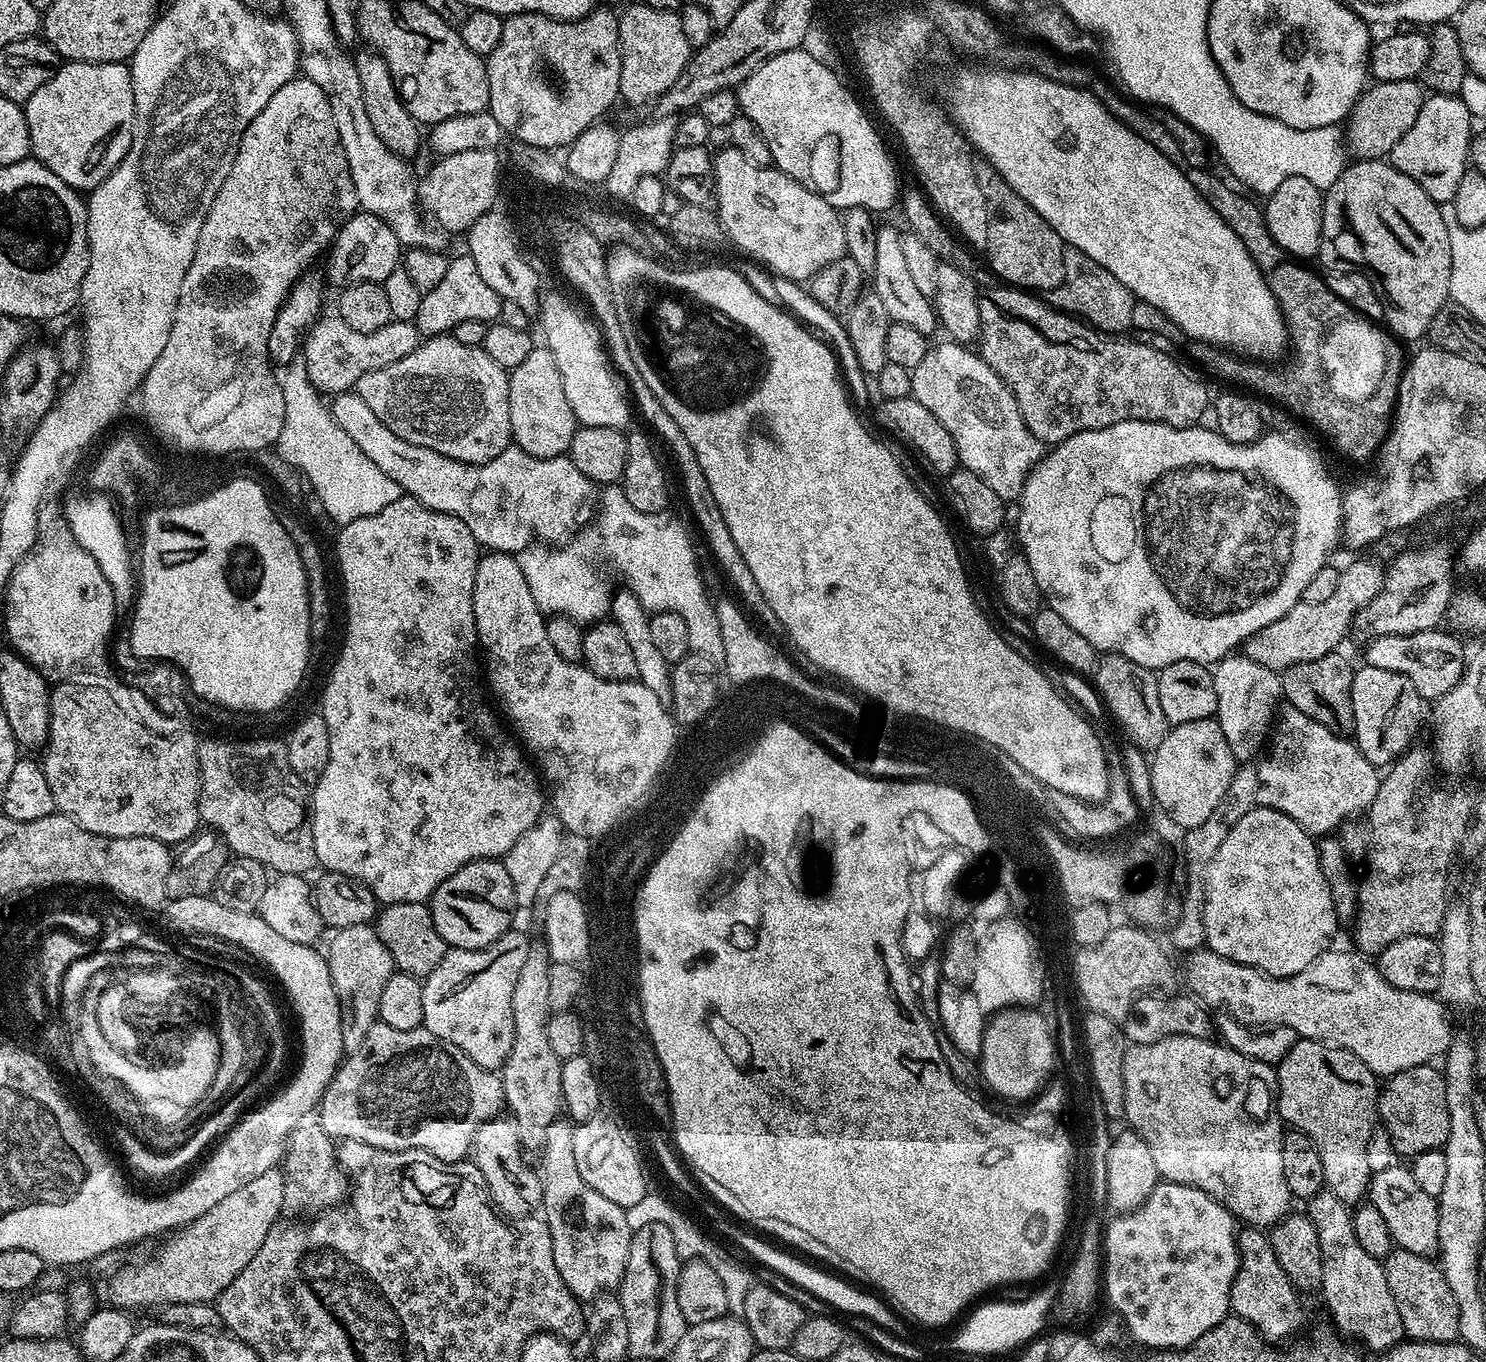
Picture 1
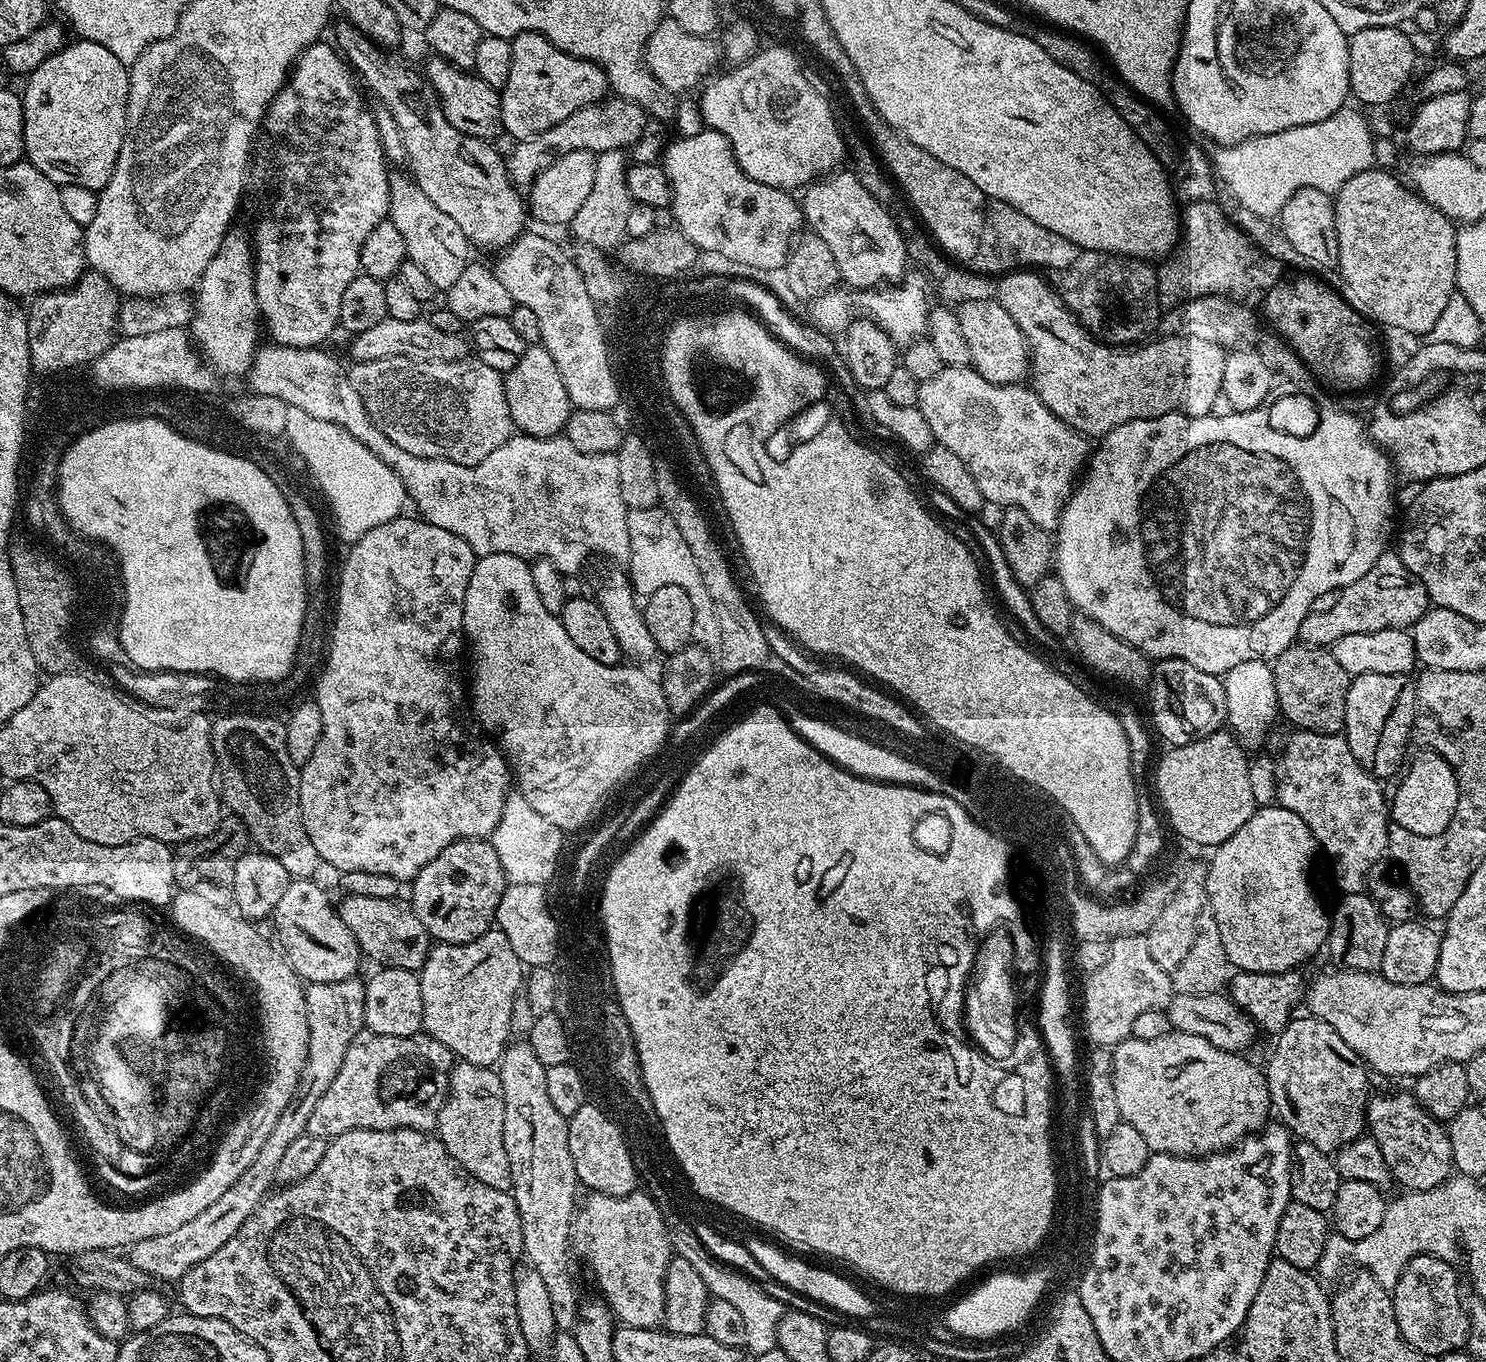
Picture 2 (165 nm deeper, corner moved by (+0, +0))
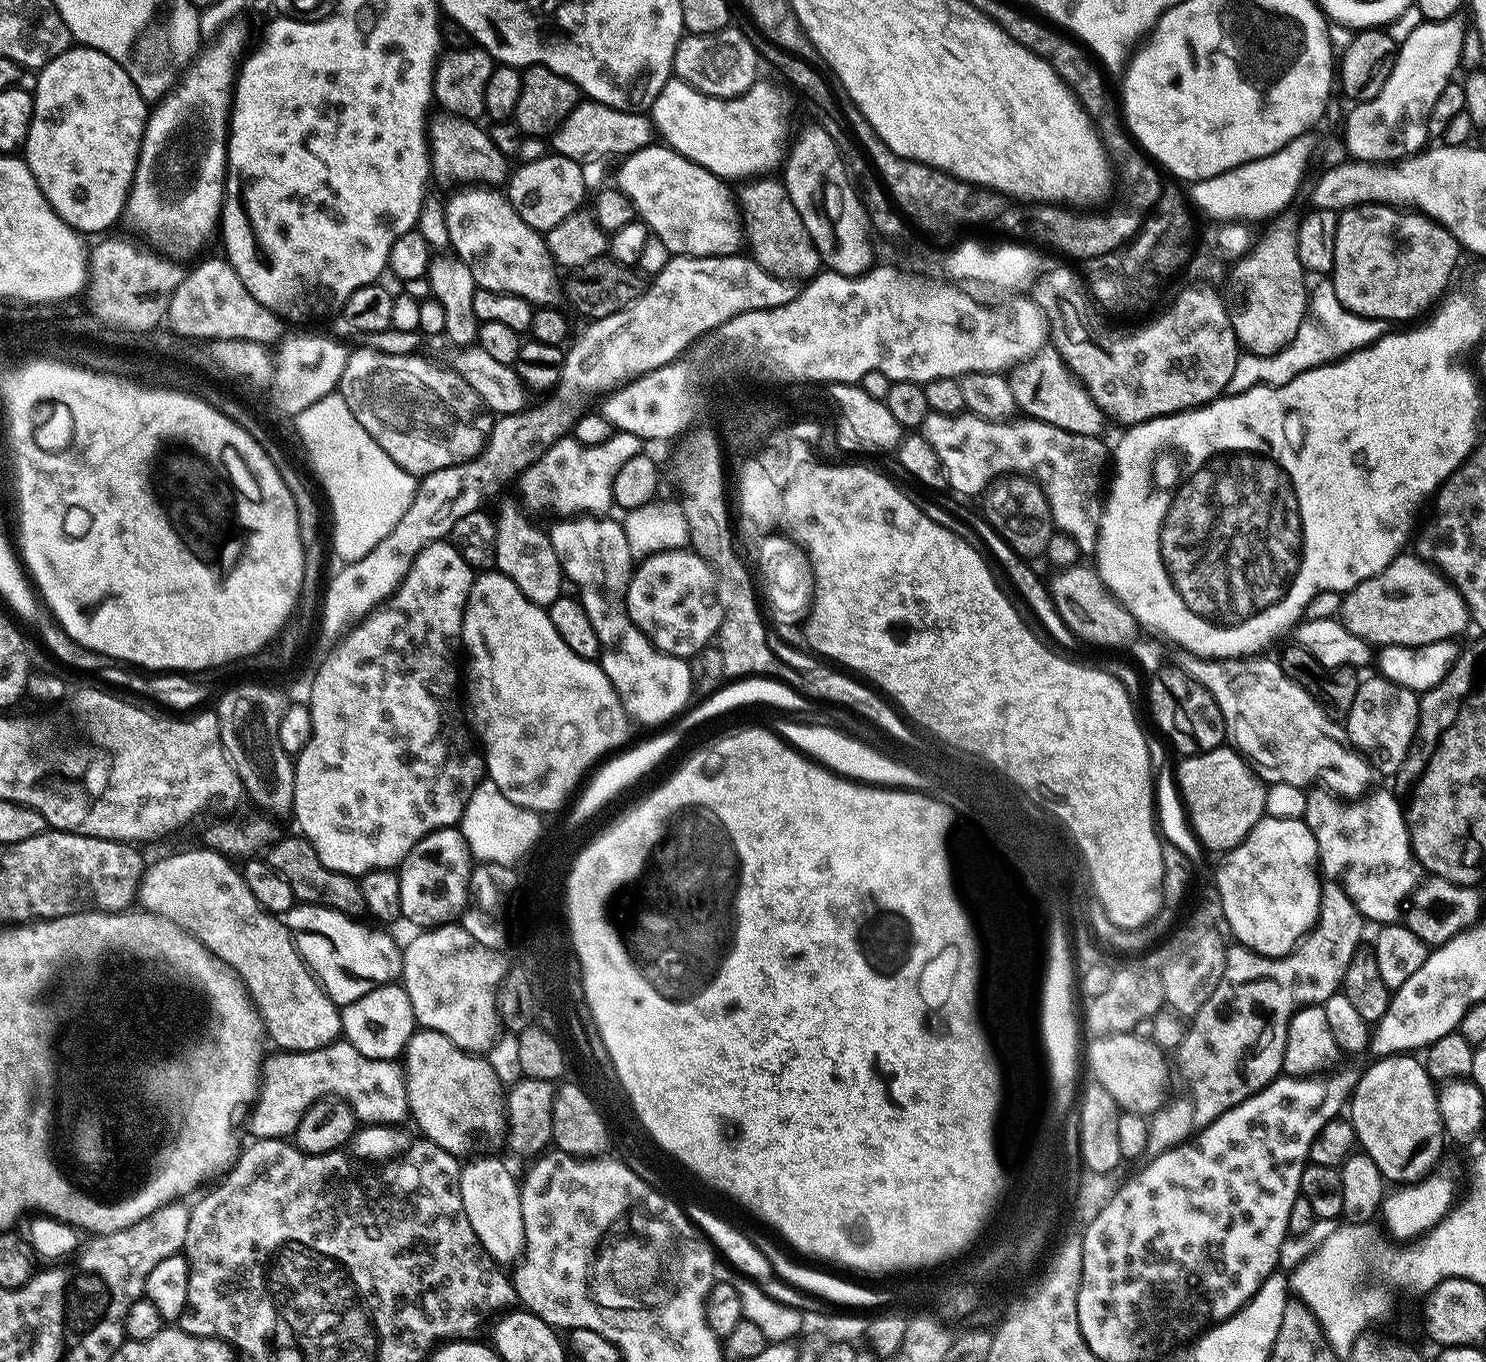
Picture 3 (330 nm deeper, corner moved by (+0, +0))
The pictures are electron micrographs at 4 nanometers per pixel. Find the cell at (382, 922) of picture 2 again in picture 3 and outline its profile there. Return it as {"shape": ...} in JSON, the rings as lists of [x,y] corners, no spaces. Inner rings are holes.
{"shape":[[[299,834],[287,836],[277,840],[267,849],[266,859],[271,868],[278,870],[278,874],[282,874],[286,882],[290,882],[290,890],[294,890],[297,901],[301,904],[326,904],[329,908],[347,916],[363,917],[366,907],[359,879],[342,874],[338,870],[330,870],[330,866],[322,866],[318,854],[314,854],[314,846],[310,846],[310,842],[303,836]]]}

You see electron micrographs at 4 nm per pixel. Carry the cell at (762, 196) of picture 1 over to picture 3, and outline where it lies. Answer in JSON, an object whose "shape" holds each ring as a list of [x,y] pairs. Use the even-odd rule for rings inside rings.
{"shape":[[[660,142],[623,157],[619,161],[620,173],[615,183],[635,206],[639,219],[648,225],[653,237],[660,239],[662,247],[672,256],[734,256],[742,248],[742,208],[721,177],[697,164],[695,160],[678,154]]]}

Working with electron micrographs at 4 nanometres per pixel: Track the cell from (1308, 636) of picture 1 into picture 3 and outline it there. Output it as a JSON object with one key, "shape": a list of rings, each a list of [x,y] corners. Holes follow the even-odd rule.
{"shape":[[[1415,554],[1396,556],[1386,570],[1343,593],[1338,619],[1350,634],[1358,634],[1367,644],[1415,648],[1457,637],[1470,624],[1468,608],[1456,588]]]}

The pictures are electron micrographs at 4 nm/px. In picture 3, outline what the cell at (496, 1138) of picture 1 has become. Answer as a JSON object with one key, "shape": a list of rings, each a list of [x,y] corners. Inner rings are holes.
{"shape":[[[417,1029],[404,1051],[407,1078],[407,1100],[411,1119],[423,1131],[423,1137],[434,1142],[452,1156],[468,1158],[495,1153],[507,1139],[507,1093],[487,1057],[470,1053],[451,1042],[444,1034]]]}

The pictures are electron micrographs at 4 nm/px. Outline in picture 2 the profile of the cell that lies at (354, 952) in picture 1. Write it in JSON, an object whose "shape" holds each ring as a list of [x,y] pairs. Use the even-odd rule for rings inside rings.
{"shape":[[[353,978],[342,982],[318,982],[305,987],[310,1042],[306,1062],[298,1078],[298,1086],[294,1090],[292,1101],[288,1103],[286,1110],[282,1110],[282,1114],[278,1114],[278,1122],[274,1124],[266,1141],[262,1142],[257,1157],[246,1168],[242,1177],[238,1178],[238,1181],[209,1209],[202,1210],[193,1221],[186,1222],[185,1225],[178,1226],[167,1234],[146,1238],[131,1245],[128,1257],[134,1266],[150,1278],[178,1282],[188,1270],[210,1258],[215,1250],[220,1250],[245,1224],[246,1218],[260,1205],[273,1187],[283,1152],[295,1138],[307,1133],[310,1114],[314,1114],[318,1098],[322,1098],[322,1094],[330,1090],[330,1082],[338,1078],[338,1070],[342,1070],[342,1062],[346,1058],[346,1050],[350,1050],[350,1042],[354,1042],[358,1033],[365,1031],[364,985],[363,979]]]}

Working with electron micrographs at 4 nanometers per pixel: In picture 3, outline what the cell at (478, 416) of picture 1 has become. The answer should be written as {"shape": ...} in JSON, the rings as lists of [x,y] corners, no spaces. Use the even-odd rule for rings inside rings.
{"shape":[[[363,346],[353,347],[348,354],[346,370],[342,370],[338,394],[344,399],[346,406],[350,406],[350,414],[354,414],[354,418],[358,418],[358,422],[362,422],[366,434],[370,434],[370,438],[374,438],[374,442],[378,442],[378,446],[382,446],[382,450],[386,450],[386,454],[390,454],[390,458],[394,458],[394,462],[398,462],[398,466],[402,466],[402,470],[406,470],[410,475],[417,478],[429,476],[432,472],[438,470],[446,470],[446,466],[458,466],[462,462],[473,460],[484,449],[484,444],[488,441],[490,420],[487,420],[489,417],[486,415],[486,409],[484,403],[480,400],[480,396],[474,394],[474,390],[470,390],[470,386],[459,374],[453,372],[451,367],[439,368],[438,365],[423,360],[420,354],[395,356],[394,354],[375,352]]]}

